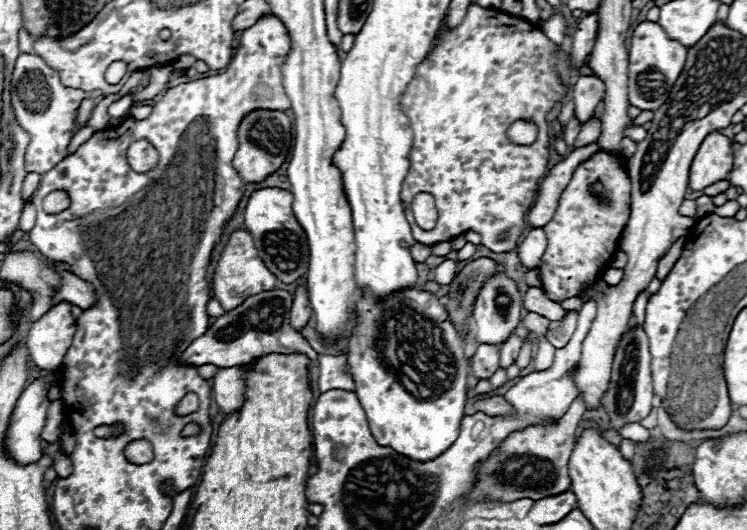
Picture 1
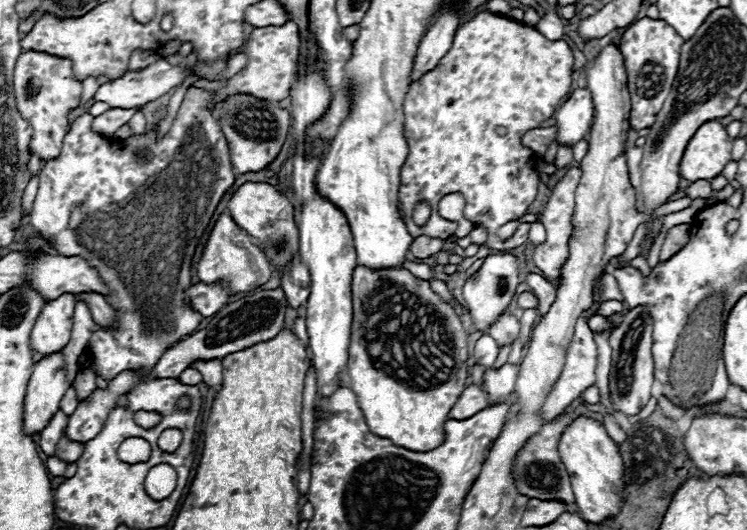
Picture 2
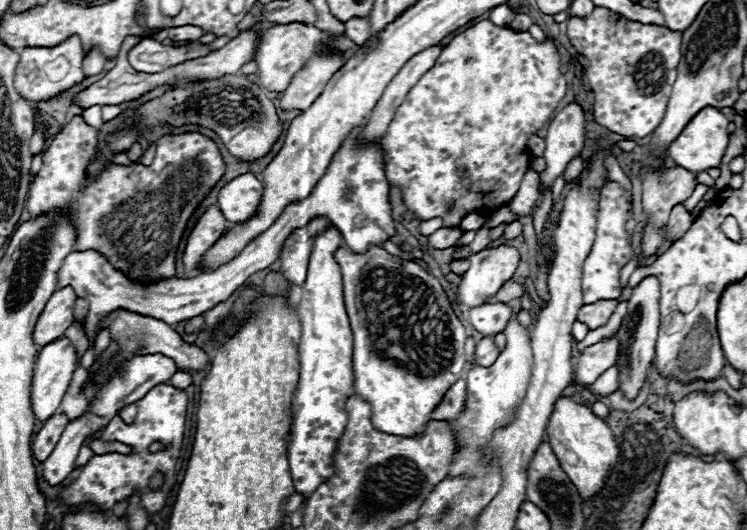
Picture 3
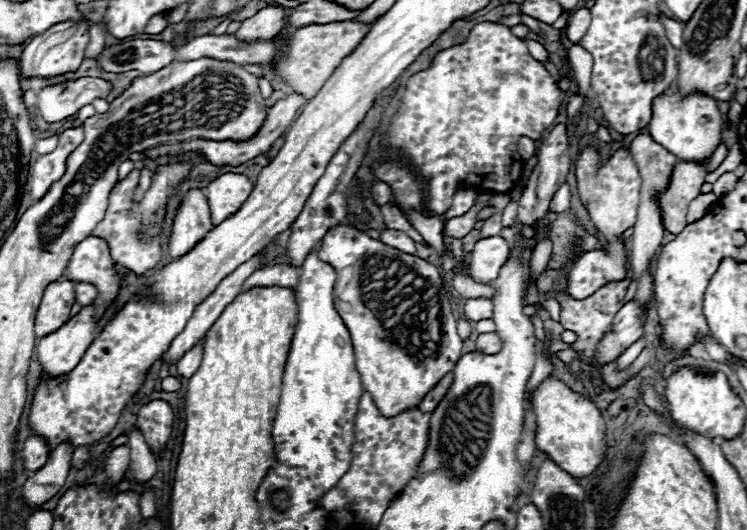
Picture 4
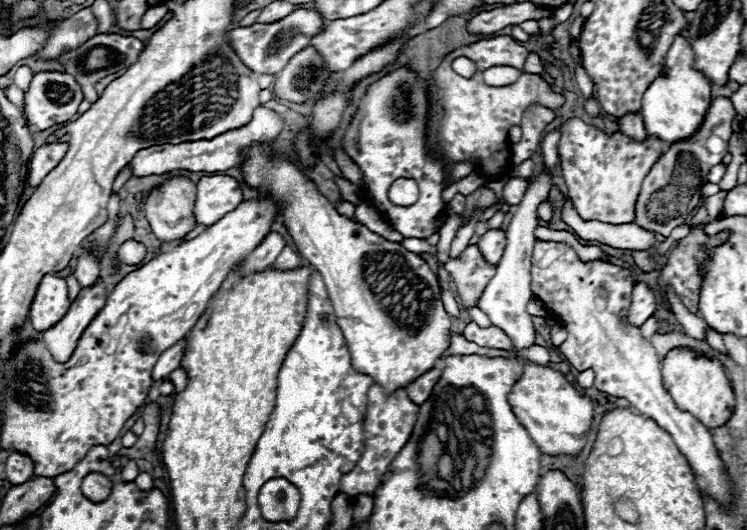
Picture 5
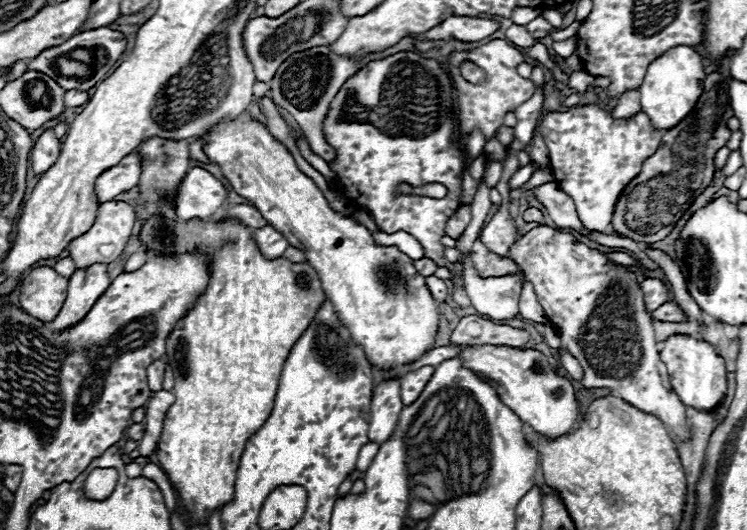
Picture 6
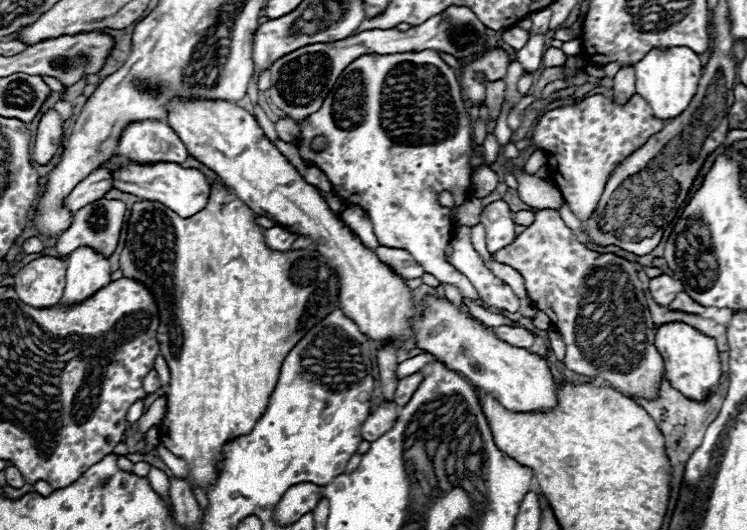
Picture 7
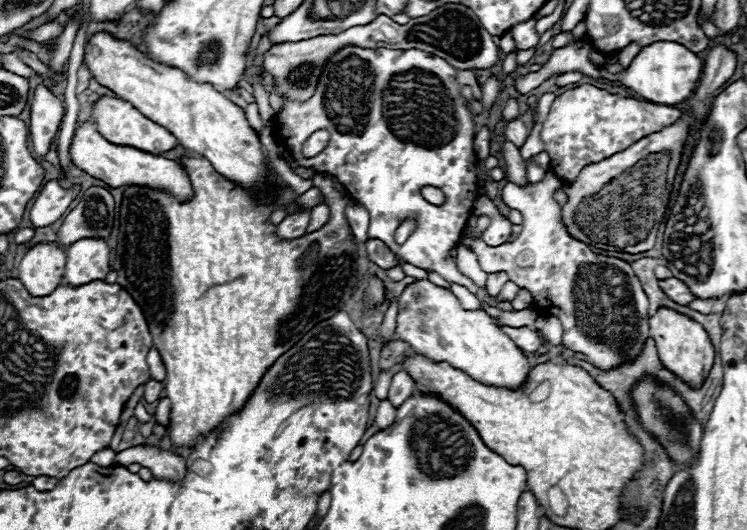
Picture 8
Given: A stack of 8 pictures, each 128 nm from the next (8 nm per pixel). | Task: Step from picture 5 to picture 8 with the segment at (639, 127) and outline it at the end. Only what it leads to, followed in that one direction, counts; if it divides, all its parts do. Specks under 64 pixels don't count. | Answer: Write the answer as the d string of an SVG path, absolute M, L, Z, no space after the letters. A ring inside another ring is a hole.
M630 42L626 48L622 48L622 50L618 52L618 60L620 60L622 68L628 68L628 64L632 62L632 58L634 58L638 52L640 52L640 44L636 44L636 42Z

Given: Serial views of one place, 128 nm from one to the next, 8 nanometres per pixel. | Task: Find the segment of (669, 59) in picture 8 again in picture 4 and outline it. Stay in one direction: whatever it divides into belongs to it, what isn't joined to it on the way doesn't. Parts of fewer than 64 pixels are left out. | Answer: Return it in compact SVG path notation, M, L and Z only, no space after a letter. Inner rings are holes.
M666 20L666 36L668 36L668 40L670 40L670 44L674 46L674 48L680 48L682 44L684 44L684 40L682 40L682 24L680 22L676 22L676 20ZM670 84L670 88L652 102L652 120L648 124L648 132L658 144L682 160L706 160L722 142L722 126L724 120L714 98L700 92L680 96L676 84Z

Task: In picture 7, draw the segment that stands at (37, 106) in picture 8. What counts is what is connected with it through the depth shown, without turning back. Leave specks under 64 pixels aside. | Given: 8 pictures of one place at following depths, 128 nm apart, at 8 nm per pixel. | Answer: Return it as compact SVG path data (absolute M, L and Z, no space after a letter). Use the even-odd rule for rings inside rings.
M48 108L38 122L34 150L32 150L32 158L38 164L46 164L56 156L56 150L60 148L62 132L64 132L64 122L60 114L54 108Z

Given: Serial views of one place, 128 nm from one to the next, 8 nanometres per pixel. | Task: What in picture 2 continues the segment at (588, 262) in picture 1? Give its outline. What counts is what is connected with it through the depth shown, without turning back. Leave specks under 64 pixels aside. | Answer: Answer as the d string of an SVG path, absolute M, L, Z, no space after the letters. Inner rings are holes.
M570 168L566 172L566 176L552 188L552 196L548 200L548 206L540 216L540 222L546 228L546 240L534 248L532 260L540 268L542 276L546 276L546 280L550 280L552 284L558 284L560 268L562 268L564 260L568 258L568 238L570 238L570 232L572 232L570 218L572 218L572 212L574 212L574 190L578 186L580 176L582 176L580 168Z

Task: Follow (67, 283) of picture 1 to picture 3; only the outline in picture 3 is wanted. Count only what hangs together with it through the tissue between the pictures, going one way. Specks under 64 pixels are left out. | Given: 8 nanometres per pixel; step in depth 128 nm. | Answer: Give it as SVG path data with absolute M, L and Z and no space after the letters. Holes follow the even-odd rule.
M116 310L116 312L112 312L112 314L106 318L106 322L102 324L102 328L106 328L106 326L110 326L110 330L112 330L112 340L116 340L116 342L122 346L122 350L134 352L134 350L138 350L140 346L144 346L144 350L142 350L140 354L162 352L164 356L170 356L180 368L196 368L196 370L200 370L200 368L206 368L208 362L210 362L210 358L208 358L200 348L182 342L180 334L178 334L172 326L168 326L166 322L162 322L162 320L148 318L148 316L140 316L140 314L136 314L136 312L128 312L128 310Z

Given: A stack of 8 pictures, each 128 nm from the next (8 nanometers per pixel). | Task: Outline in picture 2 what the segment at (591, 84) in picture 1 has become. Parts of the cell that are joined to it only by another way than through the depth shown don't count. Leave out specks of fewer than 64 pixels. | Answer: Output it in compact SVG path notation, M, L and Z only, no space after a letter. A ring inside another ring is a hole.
M578 88L556 112L556 144L574 146L578 140L586 138L594 118L592 94L588 88Z

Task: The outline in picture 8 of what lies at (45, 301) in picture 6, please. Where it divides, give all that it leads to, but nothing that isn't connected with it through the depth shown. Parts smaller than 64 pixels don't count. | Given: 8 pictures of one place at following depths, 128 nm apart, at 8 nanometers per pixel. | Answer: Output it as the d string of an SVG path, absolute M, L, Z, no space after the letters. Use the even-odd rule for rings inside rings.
M40 242L24 254L18 278L32 296L46 296L62 282L64 264L66 254L58 244Z

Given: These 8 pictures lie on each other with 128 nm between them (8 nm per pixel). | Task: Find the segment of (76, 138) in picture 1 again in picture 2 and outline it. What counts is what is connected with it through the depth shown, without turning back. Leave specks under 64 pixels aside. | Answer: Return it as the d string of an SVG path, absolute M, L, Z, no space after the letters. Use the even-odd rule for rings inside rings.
M110 108L104 114L96 116L92 122L92 128L96 132L106 132L106 134L114 134L122 124L126 124L132 116L134 116L134 108L130 110L122 110L122 108Z

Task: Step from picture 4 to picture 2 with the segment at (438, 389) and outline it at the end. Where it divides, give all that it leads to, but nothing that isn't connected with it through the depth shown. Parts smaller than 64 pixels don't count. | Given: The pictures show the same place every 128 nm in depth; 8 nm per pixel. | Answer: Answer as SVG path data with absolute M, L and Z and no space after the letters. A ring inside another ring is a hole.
M470 384L470 386L466 386L466 388L462 390L458 402L456 402L456 404L452 406L452 410L448 412L448 418L454 418L454 420L466 420L466 418L474 416L476 412L484 410L486 406L488 406L486 394L484 394L478 386Z

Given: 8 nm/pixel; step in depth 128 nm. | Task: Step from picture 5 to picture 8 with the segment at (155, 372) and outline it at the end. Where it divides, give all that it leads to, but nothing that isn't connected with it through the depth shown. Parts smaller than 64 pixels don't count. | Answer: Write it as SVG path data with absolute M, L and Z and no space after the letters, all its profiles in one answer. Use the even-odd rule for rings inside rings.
M150 378L150 380L146 382L146 388L144 388L144 400L146 400L148 404L156 402L156 400L162 396L162 390L164 390L164 384Z

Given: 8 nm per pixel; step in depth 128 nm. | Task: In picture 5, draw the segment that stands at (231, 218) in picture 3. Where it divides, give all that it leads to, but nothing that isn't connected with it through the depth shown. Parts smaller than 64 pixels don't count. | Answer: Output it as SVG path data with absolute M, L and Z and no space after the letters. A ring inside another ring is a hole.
M202 176L196 182L194 218L198 224L214 224L242 202L240 184L230 176Z

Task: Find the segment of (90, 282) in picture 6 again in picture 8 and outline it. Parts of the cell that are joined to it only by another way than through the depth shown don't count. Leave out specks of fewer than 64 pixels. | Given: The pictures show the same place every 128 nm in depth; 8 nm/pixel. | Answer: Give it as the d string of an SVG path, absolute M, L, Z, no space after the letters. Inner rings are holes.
M82 238L66 248L64 280L68 284L86 284L104 280L110 272L110 246L102 238Z

